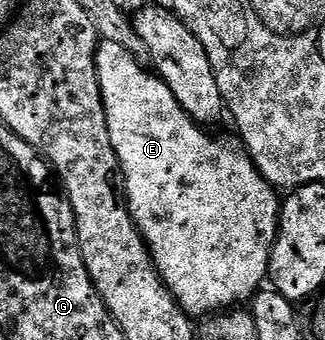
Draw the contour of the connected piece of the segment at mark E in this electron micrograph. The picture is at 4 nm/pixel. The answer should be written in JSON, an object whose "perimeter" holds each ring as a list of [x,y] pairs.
{"perimeter":[[[106,40],[97,46],[96,76],[104,98],[104,112],[108,122],[110,141],[114,145],[116,160],[120,162],[119,172],[122,176],[122,190],[126,196],[128,212],[132,214],[132,220],[136,222],[136,227],[144,238],[149,253],[152,254],[152,264],[156,266],[160,280],[168,286],[168,292],[174,296],[177,305],[190,317],[197,317],[196,315],[208,317],[213,313],[220,313],[225,309],[247,304],[256,292],[261,290],[263,283],[260,282],[265,282],[268,279],[268,262],[272,256],[272,244],[276,241],[276,233],[280,226],[280,208],[282,206],[281,196],[276,196],[279,195],[277,188],[260,176],[260,170],[252,164],[252,156],[248,154],[247,150],[241,149],[239,146],[237,146],[238,148],[231,147],[230,144],[223,143],[220,139],[211,139],[204,132],[207,130],[201,124],[195,123],[182,109],[182,105],[178,105],[174,93],[170,93],[170,89],[165,85],[163,79],[141,66],[138,60],[121,45]]]}

